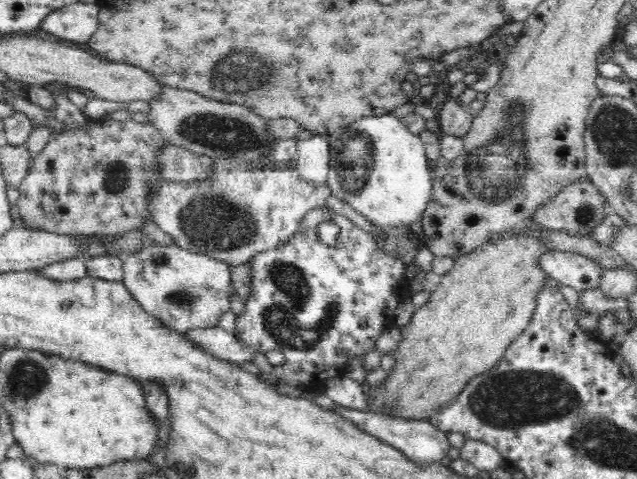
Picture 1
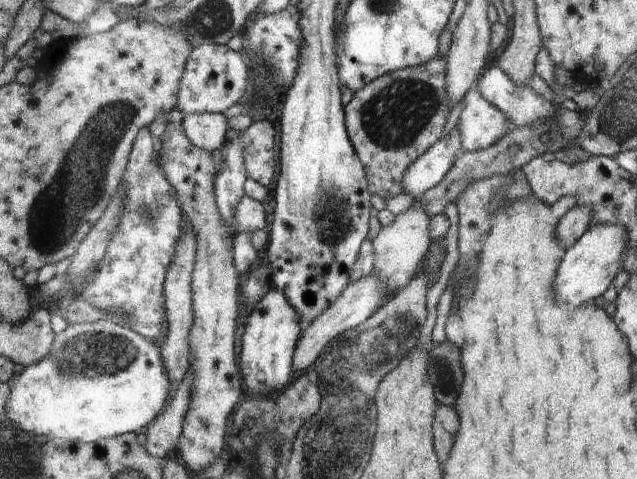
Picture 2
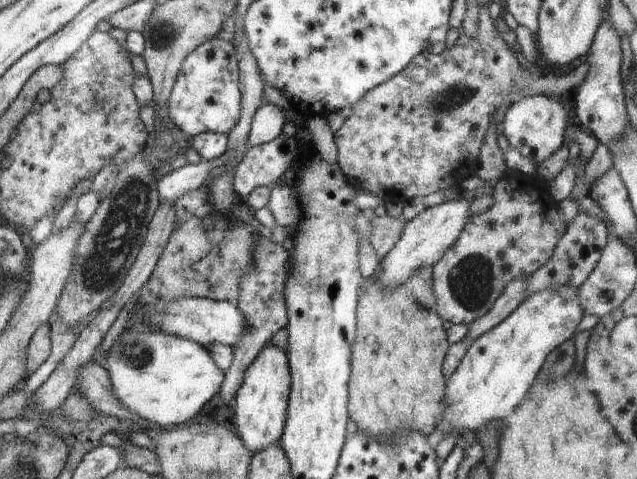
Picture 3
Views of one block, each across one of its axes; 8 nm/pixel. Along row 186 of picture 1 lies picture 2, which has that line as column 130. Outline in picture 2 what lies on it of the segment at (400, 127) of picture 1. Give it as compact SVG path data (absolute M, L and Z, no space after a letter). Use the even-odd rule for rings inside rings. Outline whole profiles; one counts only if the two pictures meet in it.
M112 320L70 323L63 332L54 334L45 357L24 367L19 376L9 380L10 394L5 406L8 418L18 430L38 442L58 438L94 443L124 433L143 431L163 411L170 388L161 347L154 343L126 324L120 326Z

